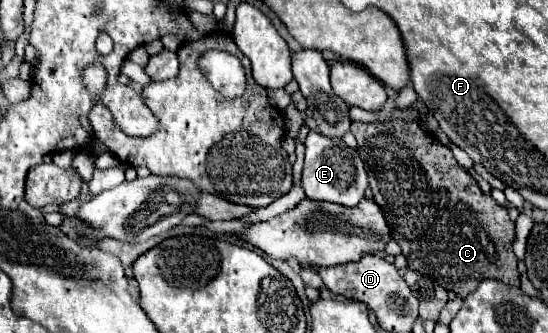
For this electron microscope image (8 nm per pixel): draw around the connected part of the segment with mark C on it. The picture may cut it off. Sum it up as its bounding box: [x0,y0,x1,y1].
[352,120,520,298]

